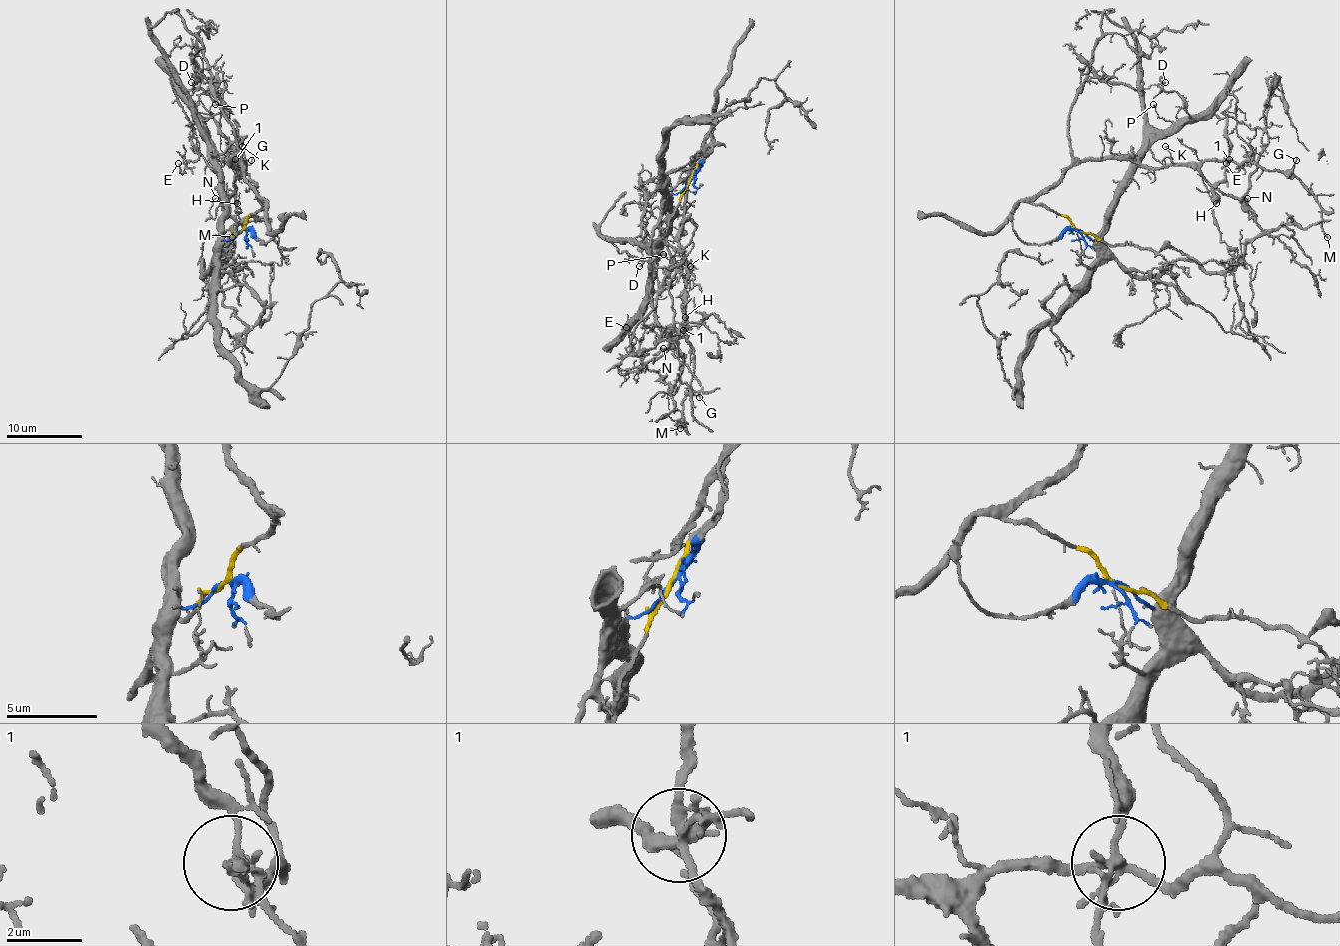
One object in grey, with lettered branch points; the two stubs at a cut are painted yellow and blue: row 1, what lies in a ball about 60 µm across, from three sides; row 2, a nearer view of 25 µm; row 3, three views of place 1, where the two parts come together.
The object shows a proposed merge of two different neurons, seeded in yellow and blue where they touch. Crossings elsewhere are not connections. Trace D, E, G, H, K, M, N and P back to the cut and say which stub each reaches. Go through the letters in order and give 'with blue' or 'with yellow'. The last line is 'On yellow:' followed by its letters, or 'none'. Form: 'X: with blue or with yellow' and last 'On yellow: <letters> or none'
D: with blue
E: with blue
G: with yellow
H: with yellow
K: with yellow
M: with yellow
N: with yellow
P: with blue
On yellow: G, H, K, M, N

